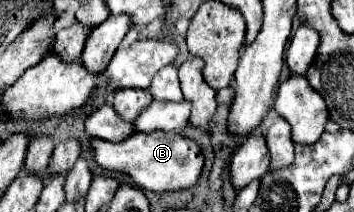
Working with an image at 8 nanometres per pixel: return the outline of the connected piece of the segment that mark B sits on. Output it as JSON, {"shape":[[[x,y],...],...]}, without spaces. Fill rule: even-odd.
{"shape":[[[133,133],[119,143],[89,139],[91,155],[95,163],[107,171],[119,171],[149,191],[177,191],[193,187],[203,169],[203,155],[195,141],[181,137],[179,133]]]}

